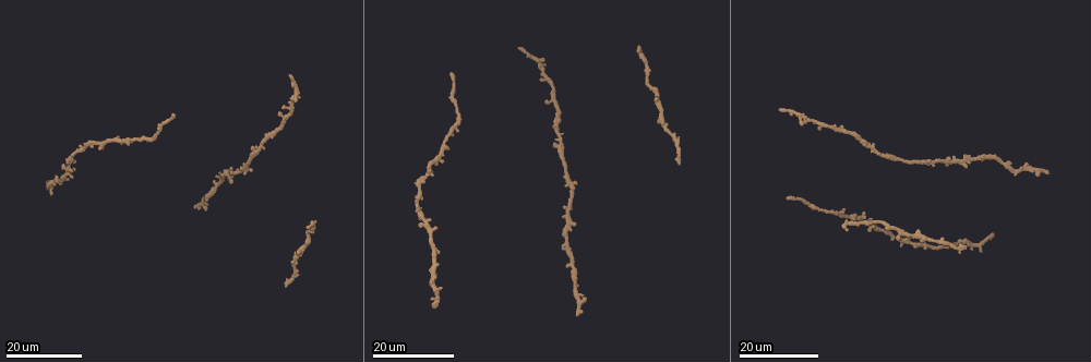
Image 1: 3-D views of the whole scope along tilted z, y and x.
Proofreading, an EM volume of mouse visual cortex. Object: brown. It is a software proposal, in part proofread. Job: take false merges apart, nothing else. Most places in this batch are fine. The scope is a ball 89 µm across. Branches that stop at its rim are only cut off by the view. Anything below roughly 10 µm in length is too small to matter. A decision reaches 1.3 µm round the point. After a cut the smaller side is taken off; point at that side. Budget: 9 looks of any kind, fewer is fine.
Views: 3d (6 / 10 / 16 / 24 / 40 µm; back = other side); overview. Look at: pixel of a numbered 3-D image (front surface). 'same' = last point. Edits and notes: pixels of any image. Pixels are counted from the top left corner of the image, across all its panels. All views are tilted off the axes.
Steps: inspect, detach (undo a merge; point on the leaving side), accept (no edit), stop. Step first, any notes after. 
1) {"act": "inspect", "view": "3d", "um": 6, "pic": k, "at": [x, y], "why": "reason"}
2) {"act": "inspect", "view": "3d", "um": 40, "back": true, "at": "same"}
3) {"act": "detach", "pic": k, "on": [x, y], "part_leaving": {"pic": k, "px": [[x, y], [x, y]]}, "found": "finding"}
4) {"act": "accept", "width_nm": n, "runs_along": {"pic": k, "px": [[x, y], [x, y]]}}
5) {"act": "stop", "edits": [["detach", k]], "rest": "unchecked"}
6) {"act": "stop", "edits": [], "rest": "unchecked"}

{"act": "inspect", "view": "3d", "um": 24, "pic": 1, "at": [568, 214], "why": "sudden change in width"}

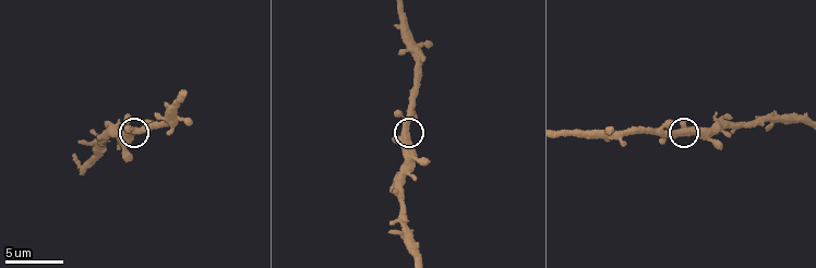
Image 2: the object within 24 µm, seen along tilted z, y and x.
{"act": "inspect", "view": "3d", "um": 10, "pic": 2, "at": [682, 133], "why": "closer look"}

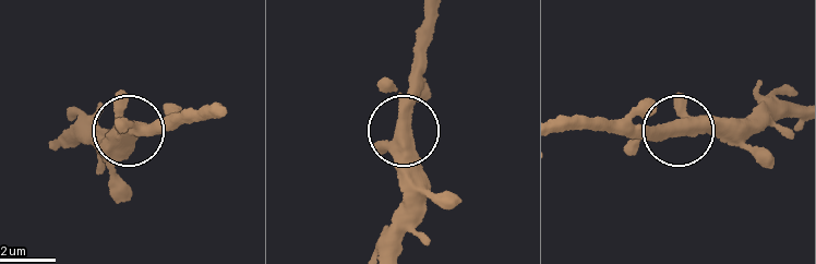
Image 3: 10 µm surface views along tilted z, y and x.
{"act": "accept", "arms": 3, "found": "one neuron here"}

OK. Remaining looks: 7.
{"act": "inspect", "view": "3d", "um": 16, "pic": 1, "at": [561, 147]}

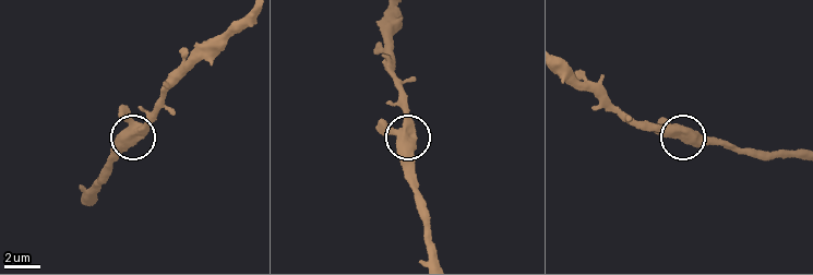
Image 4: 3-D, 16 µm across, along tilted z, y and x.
{"act": "inspect", "view": "3d", "um": 10, "pic": 4, "at": [676, 127]}

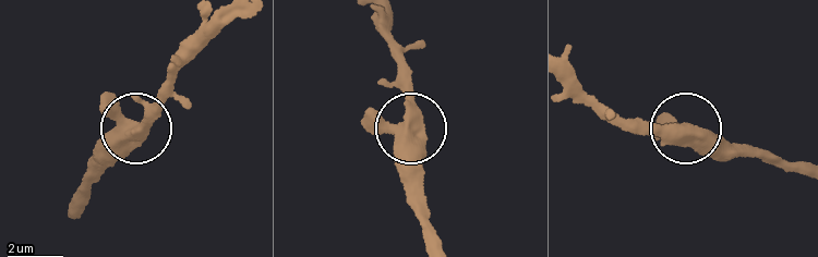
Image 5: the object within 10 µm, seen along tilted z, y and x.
{"act": "accept", "found": "one neuron here"}

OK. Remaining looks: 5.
{"act": "inspect", "view": "3d", "um": 16, "pic": 1, "at": [817, 210], "why": "thick turns thin"}

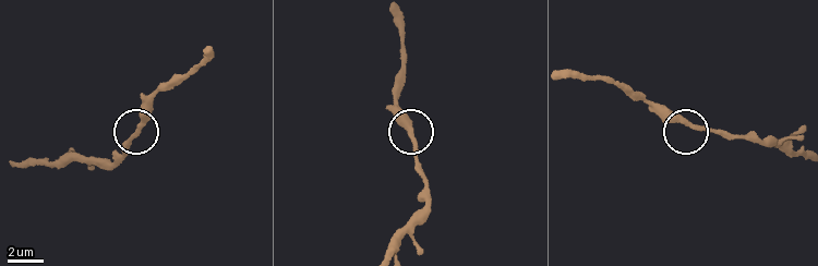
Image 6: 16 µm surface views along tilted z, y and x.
{"act": "inspect", "view": "3d", "um": 6, "pic": 6, "at": [143, 121]}

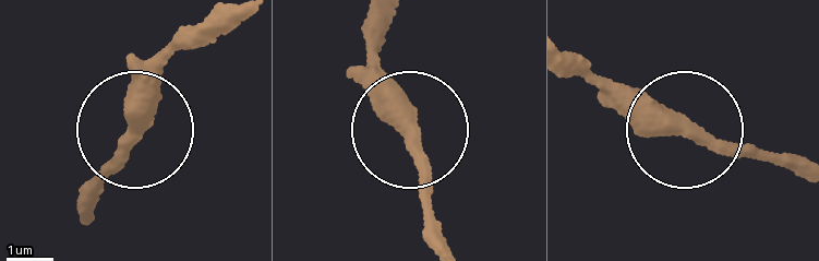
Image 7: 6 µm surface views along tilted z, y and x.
{"act": "inspect", "view": "3d", "um": 6, "back": true, "pic": 7, "at": [691, 133]}

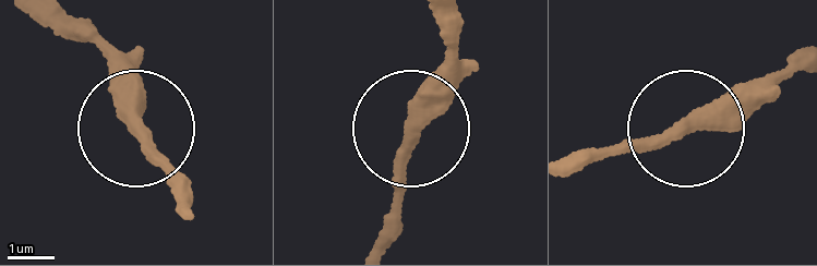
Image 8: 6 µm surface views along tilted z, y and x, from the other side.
{"act": "accept", "runs_along": {"pic": 8, "px": [[377, 248], [404, 183], [418, 88], [447, 53], [458, 16]]}, "found": "one neuron here"}

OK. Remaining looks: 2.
{"act": "inspect", "view": "3d", "um": 24, "pic": 1, "at": [831, 211]}

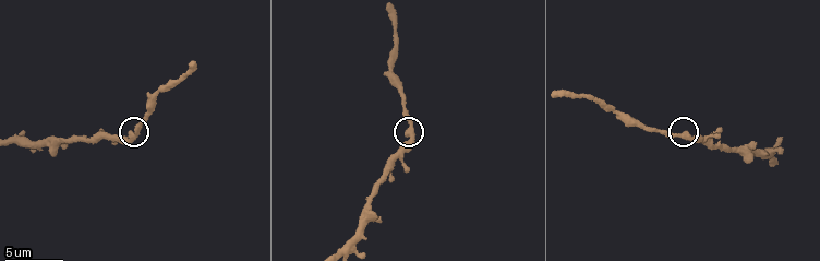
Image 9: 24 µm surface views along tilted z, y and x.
{"act": "inspect", "view": "3d", "um": 6, "pic": 9, "at": [686, 136]}

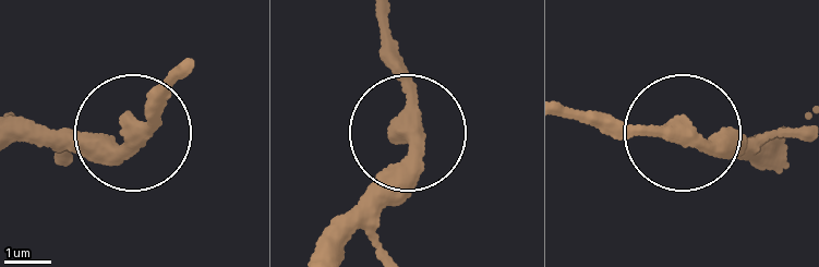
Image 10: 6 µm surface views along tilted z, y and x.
{"act": "accept", "width_nm": 360, "runs_along": {"pic": 10, "px": [[420, 142], [406, 135], [409, 176], [377, 218]]}, "found": "all the same neuron"}

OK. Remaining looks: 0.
{"act": "stop", "edits": [], "rest": "unchecked"}

